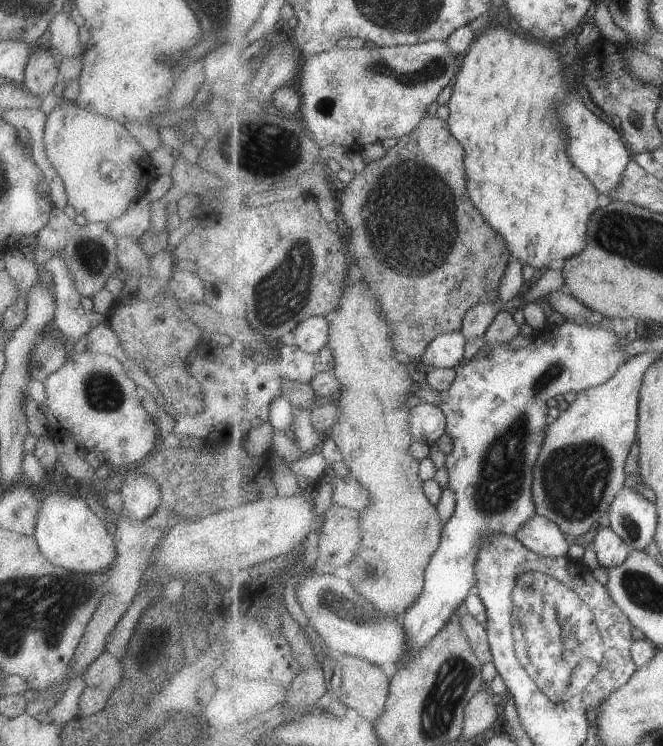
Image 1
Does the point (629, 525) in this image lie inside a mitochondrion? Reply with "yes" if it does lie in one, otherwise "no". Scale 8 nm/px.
yes

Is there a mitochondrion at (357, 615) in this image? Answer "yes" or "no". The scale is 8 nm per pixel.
yes

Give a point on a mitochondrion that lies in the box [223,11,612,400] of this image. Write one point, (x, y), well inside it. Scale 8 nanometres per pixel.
(415, 209)

